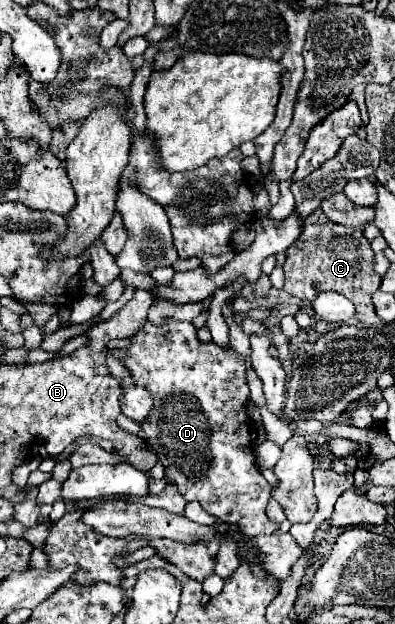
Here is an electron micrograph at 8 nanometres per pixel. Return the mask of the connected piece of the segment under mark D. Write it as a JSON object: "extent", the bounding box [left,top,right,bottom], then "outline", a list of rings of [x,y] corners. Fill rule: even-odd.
{"extent":[124,322,278,538],"outline":[[[146,322],[136,336],[138,338],[130,338],[132,346],[126,350],[128,356],[124,366],[132,372],[136,384],[144,386],[156,402],[150,422],[142,424],[142,436],[148,438],[156,456],[160,462],[164,462],[166,476],[174,480],[178,492],[188,502],[196,500],[208,514],[220,518],[226,524],[236,524],[246,538],[278,532],[278,524],[266,516],[270,484],[260,474],[256,456],[252,452],[252,428],[246,406],[250,390],[246,384],[246,368],[236,358],[236,352],[224,350],[214,342],[200,342],[196,338],[196,328],[190,322],[174,322],[164,326]]]}

